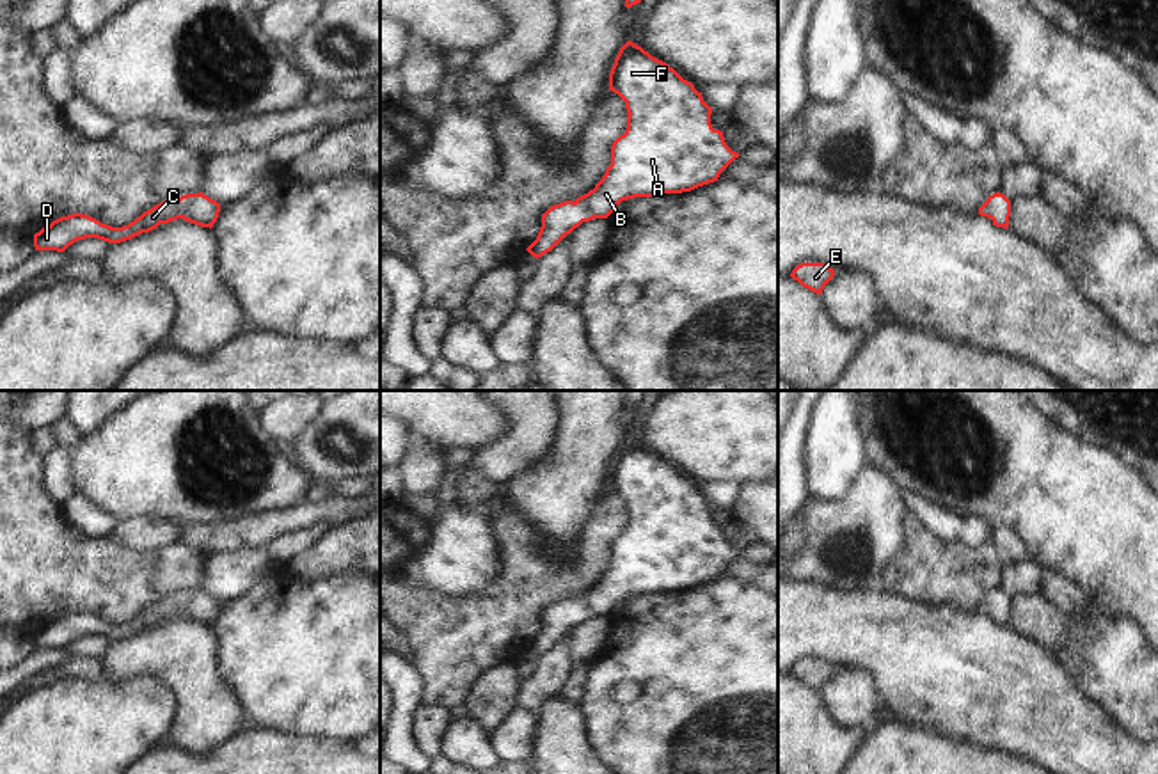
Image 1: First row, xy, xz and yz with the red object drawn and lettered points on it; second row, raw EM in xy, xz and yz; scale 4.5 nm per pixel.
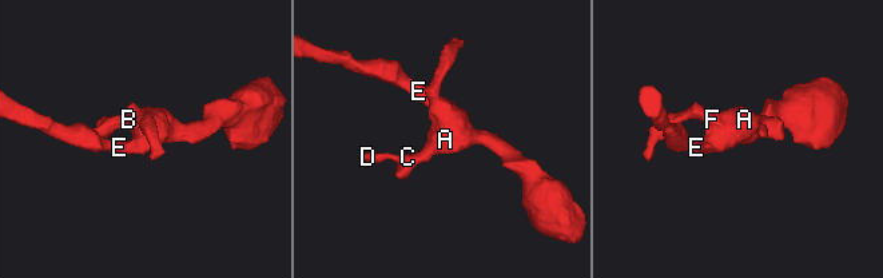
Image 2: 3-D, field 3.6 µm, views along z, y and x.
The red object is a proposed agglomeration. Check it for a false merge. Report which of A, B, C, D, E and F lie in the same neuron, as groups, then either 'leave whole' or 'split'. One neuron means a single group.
A B C D E F | leave whole

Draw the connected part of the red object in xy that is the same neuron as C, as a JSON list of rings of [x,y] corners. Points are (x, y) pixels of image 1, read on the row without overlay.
[[[202,589],[171,595],[144,609],[133,620],[123,625],[112,625],[99,618],[73,611],[53,618],[34,632],[36,648],[64,650],[69,643],[85,636],[98,636],[108,641],[121,641],[142,630],[156,627],[160,621],[183,616],[201,625],[213,625],[220,611],[220,602]]]

